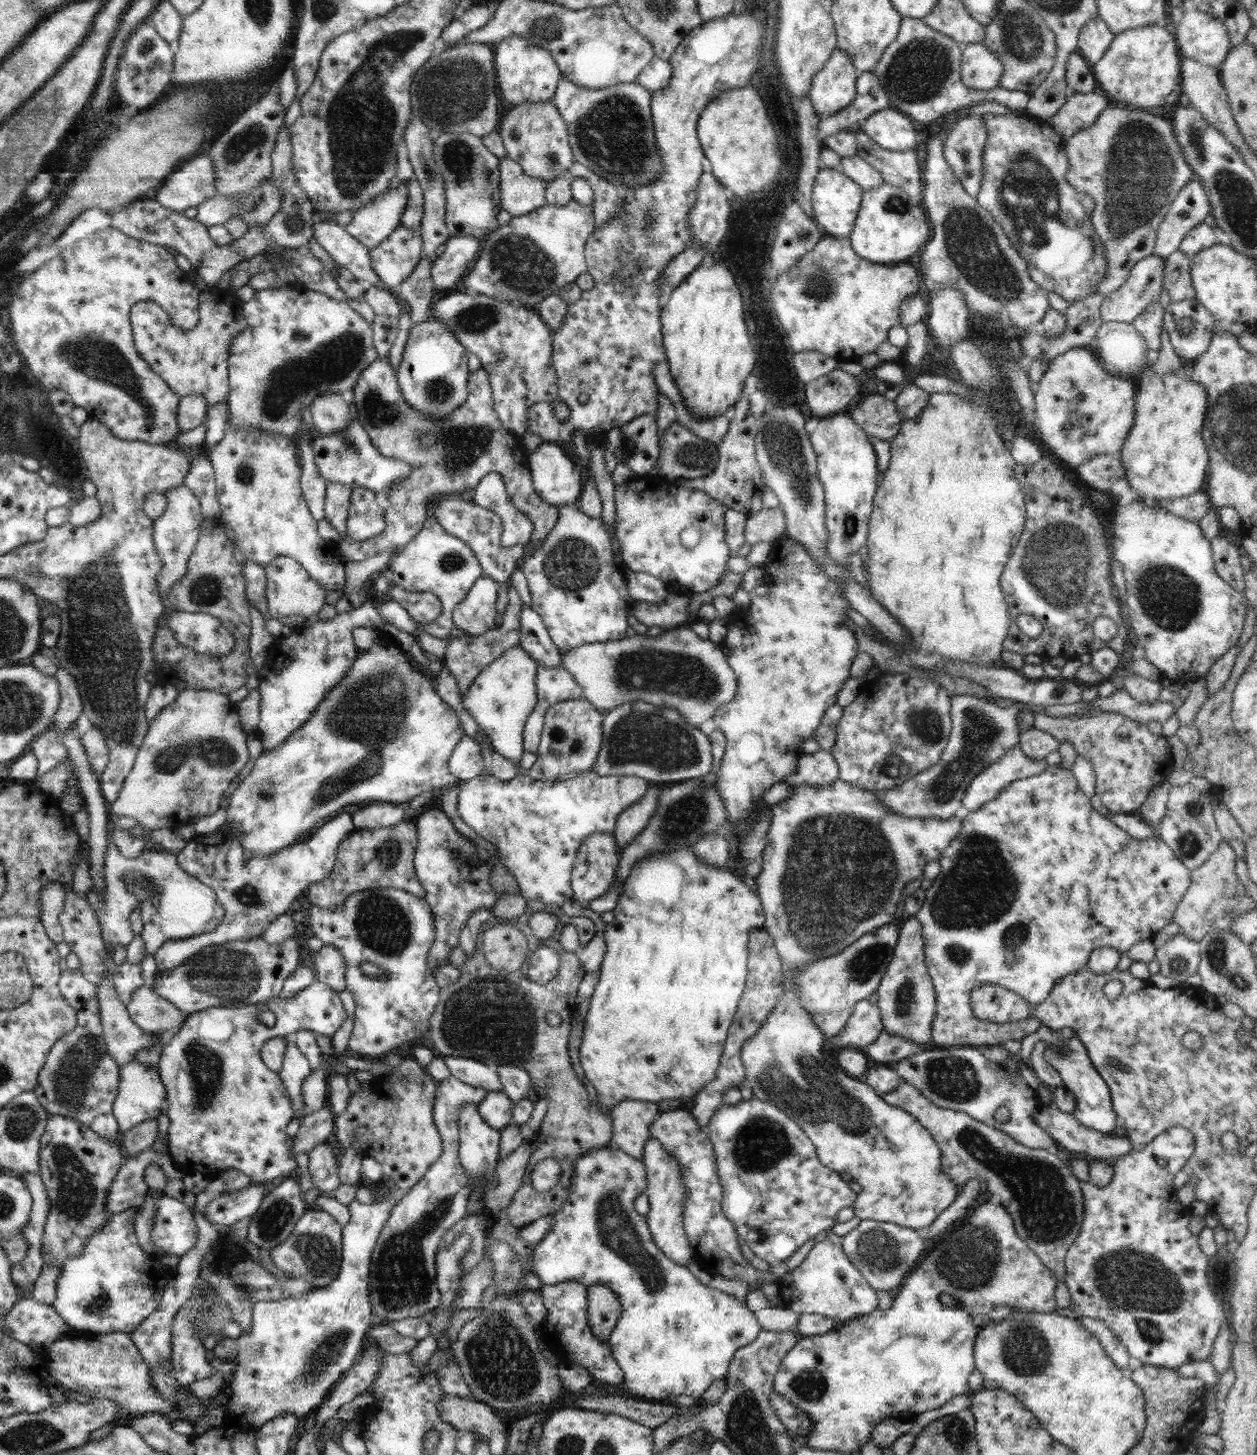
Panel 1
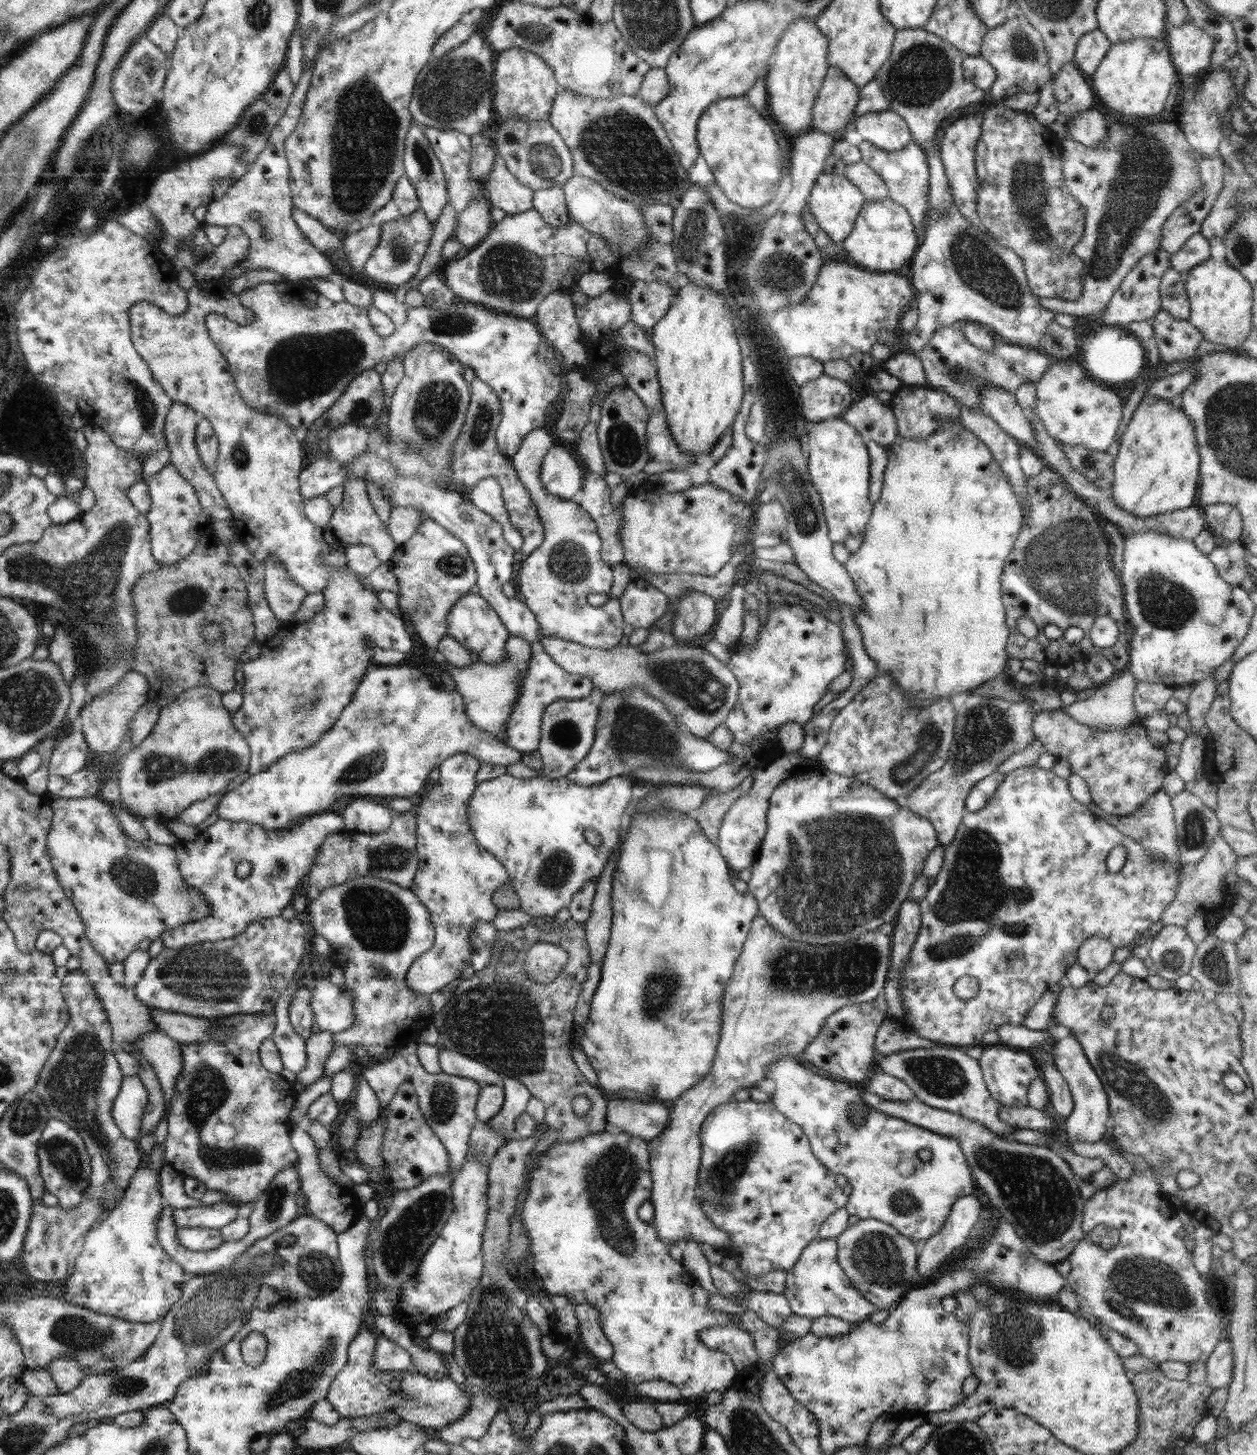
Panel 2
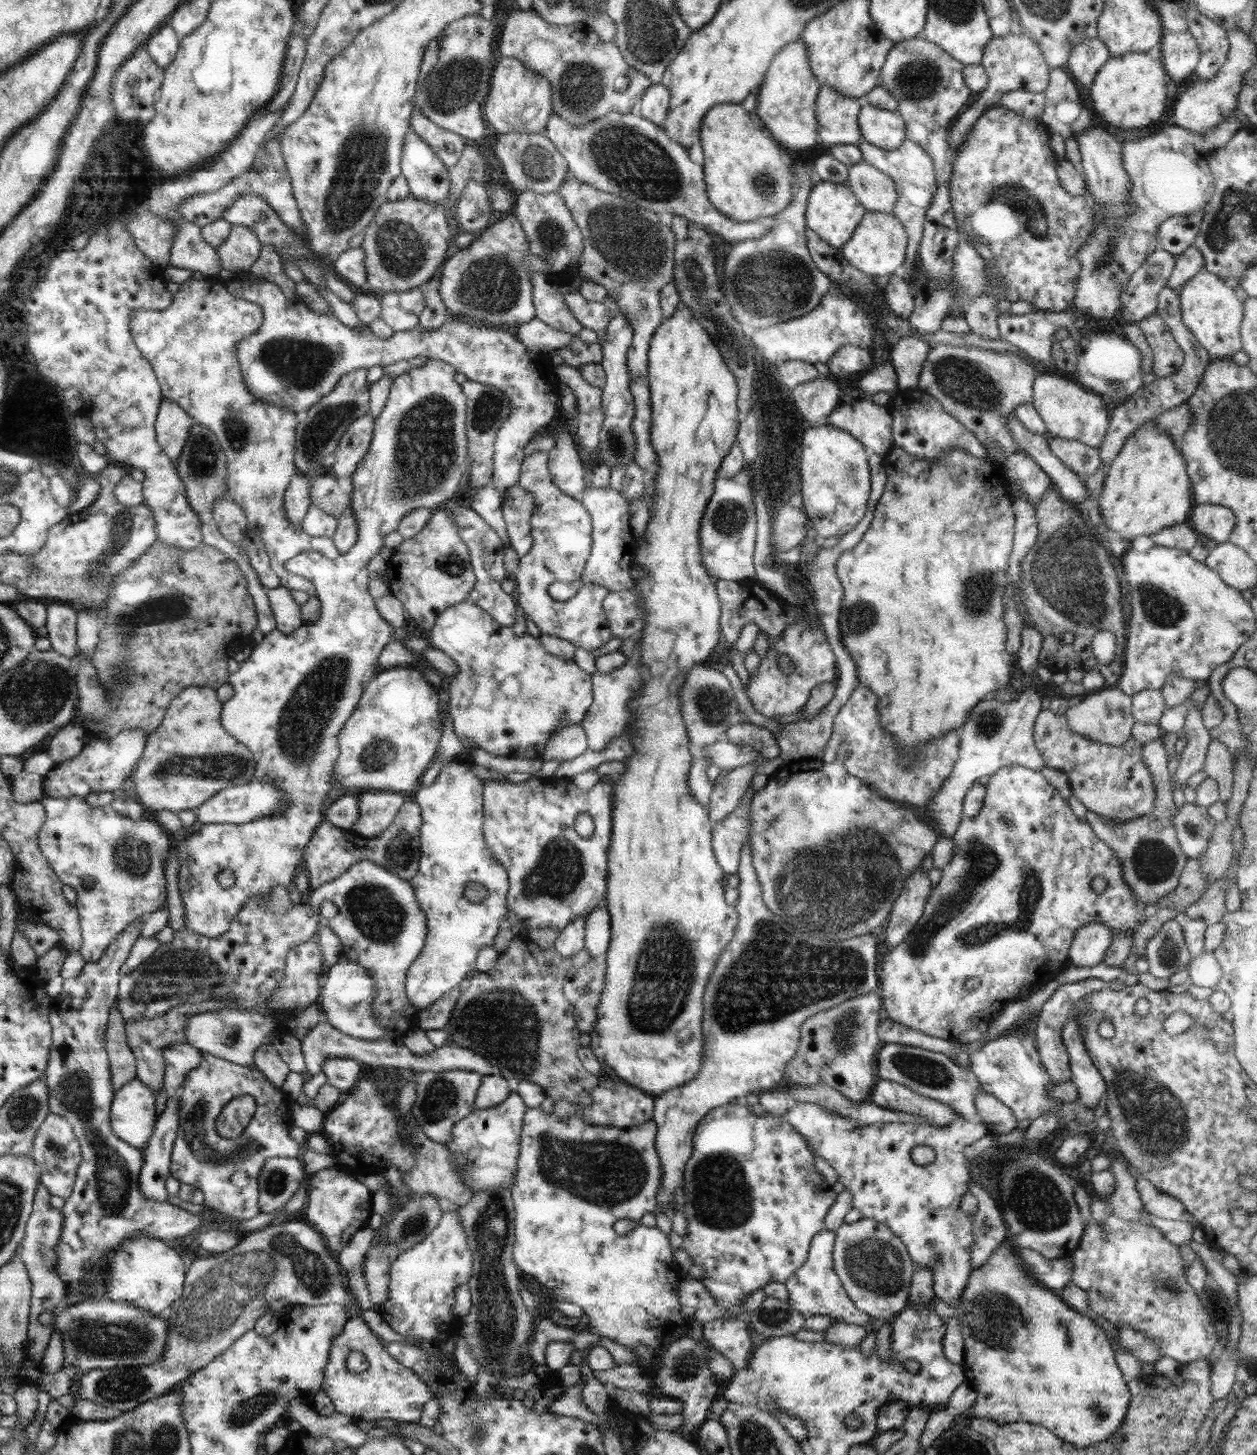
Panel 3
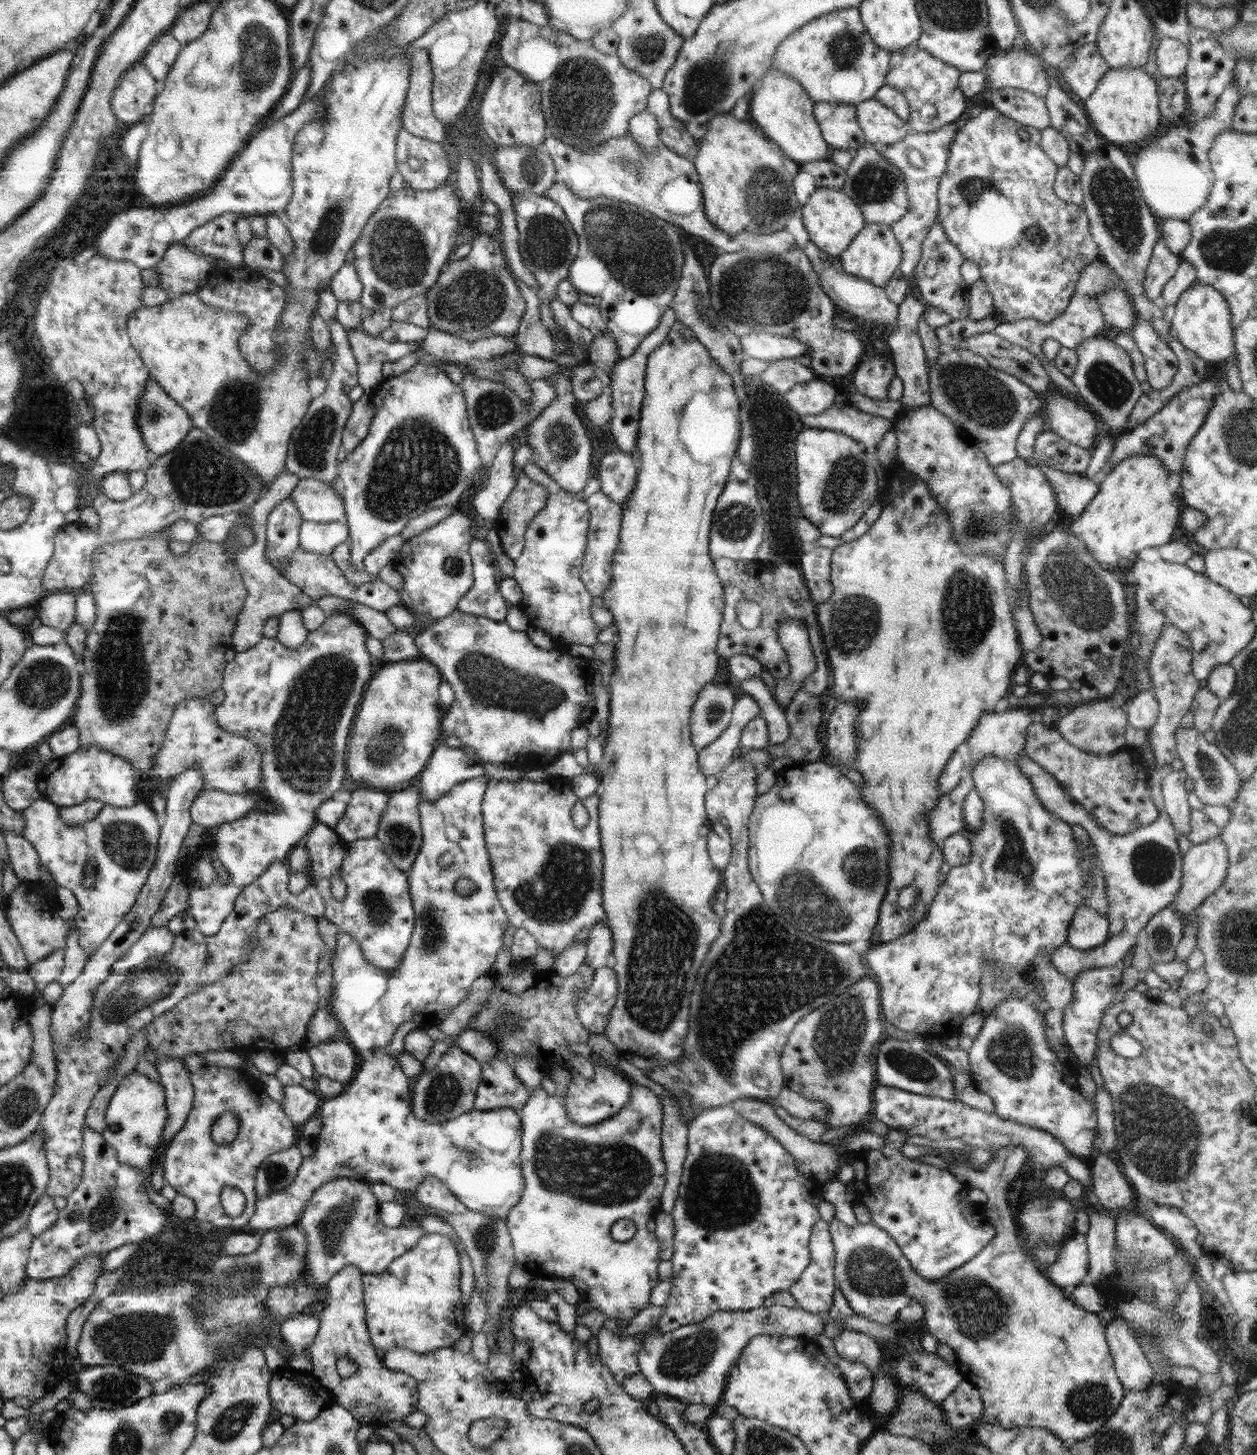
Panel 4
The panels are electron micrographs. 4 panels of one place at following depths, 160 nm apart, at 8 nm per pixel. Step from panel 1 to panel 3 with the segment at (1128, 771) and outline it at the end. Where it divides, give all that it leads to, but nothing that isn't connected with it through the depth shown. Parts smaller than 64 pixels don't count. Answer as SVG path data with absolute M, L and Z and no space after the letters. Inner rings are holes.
M1042 710L1033 727L1033 738L1046 767L1066 773L1071 790L1089 812L1117 822L1152 813L1155 807L1153 778L1142 759L1143 745L1133 736L1120 747L1104 745L1072 731L1065 715Z

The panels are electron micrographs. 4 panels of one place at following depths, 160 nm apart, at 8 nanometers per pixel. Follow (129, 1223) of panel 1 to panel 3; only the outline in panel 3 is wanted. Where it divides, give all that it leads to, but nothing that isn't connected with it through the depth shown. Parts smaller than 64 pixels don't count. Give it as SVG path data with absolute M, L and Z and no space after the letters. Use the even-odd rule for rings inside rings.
M168 1099L166 1108L159 1115L155 1127L143 1151L144 1163L138 1177L138 1188L146 1200L167 1202L165 1188L170 1177L171 1152L179 1127L179 1102ZM138 1233L121 1242L111 1250L111 1254L108 1267L110 1285L103 1296L110 1300L130 1302L132 1306L151 1312L157 1317L165 1316L166 1311L183 1292L187 1268L181 1255L165 1240L156 1239L145 1233Z

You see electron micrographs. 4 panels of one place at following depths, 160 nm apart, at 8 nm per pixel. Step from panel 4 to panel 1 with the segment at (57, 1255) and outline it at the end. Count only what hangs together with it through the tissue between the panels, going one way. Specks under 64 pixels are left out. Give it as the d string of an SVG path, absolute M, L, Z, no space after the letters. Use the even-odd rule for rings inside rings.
M69 969L61 970L61 977L59 978L59 991L60 994L68 1001L69 1005L72 1005L72 1008L76 1011L77 1014L77 1023L76 1026L64 1036L61 1036L51 1048L51 1051L48 1053L45 1065L42 1067L42 1070L39 1072L39 1077L37 1080L37 1085L34 1087L33 1093L37 1096L38 1102L47 1110L47 1112L52 1115L60 1115L60 1116L69 1116L70 1118L75 1118L79 1120L82 1124L91 1128L96 1134L115 1142L116 1144L120 1143L121 1146L121 1135L116 1117L113 1115L113 1104L116 1098L116 1095L119 1091L119 1080L120 1080L120 1069L122 1067L121 1064L117 1063L113 1056L108 1052L108 1045L106 1044L104 1035L103 1035L103 1026L101 1023L101 1014L99 1009L99 998L97 995L97 986L92 984L89 980L84 978L84 975L80 972L79 969ZM252 1183L248 1188L218 1196L205 1208L203 1215L206 1221L232 1227L240 1220L251 1218L262 1204L264 1196L268 1196L270 1192L264 1185Z

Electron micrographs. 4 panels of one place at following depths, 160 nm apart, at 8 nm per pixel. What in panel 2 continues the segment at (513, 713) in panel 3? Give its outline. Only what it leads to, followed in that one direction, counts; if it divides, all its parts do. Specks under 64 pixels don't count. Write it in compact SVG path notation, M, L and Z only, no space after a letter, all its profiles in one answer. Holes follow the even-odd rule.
M474 590L454 603L454 606L448 611L446 622L446 635L455 638L458 644L471 650L478 663L499 664L507 658L505 648L510 634L498 613L490 608L489 602L486 602L486 599L476 594ZM540 641L531 644L531 659L527 671L524 673L520 699L516 700L516 708L512 710L508 722L506 722L505 736L508 736L509 748L514 748L521 754L533 753L538 749L541 736L541 721L548 705L557 700L580 700L588 697L593 690L592 681L578 674L570 674L552 660L552 657L544 650Z

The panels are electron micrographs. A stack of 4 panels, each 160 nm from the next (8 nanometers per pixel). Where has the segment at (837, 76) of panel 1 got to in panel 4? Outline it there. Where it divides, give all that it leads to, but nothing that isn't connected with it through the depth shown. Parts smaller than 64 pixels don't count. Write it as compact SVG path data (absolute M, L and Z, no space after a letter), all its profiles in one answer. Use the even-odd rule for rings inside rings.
M816 102L813 103L813 113L824 140L835 149L854 151L866 142L863 130L857 121L855 105Z

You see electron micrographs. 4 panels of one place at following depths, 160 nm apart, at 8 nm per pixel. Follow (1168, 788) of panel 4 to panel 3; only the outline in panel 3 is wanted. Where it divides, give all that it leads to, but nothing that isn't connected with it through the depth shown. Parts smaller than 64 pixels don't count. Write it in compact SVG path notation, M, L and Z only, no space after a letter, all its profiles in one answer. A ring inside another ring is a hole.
M1192 707L1188 709L1186 719L1184 719L1184 729L1186 735L1186 747L1181 752L1180 766L1174 774L1174 780L1178 784L1187 784L1188 778L1196 774L1204 767L1207 756L1207 749L1212 740L1212 733L1204 727L1202 719L1202 709Z

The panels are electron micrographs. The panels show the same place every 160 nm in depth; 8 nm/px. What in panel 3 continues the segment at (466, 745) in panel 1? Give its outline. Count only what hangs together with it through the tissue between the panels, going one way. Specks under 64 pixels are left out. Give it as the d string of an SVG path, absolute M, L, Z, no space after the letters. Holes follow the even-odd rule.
M469 755L443 765L434 784L421 786L416 802L421 808L420 860L416 874L409 880L416 900L427 916L424 946L405 980L406 996L412 1006L424 1011L444 994L464 985L468 974L474 972L476 957L483 946L493 946L500 927L507 918L508 871L500 864L485 843L482 812L484 812L483 780L471 772Z

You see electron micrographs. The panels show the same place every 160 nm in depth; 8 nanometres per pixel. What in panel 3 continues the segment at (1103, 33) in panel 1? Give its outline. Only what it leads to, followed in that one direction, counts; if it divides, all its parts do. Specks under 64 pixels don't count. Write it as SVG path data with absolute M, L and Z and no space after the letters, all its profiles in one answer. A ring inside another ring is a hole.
M1098 37L1090 38L1072 48L1065 68L1081 90L1088 91L1096 73L1110 57L1108 48Z

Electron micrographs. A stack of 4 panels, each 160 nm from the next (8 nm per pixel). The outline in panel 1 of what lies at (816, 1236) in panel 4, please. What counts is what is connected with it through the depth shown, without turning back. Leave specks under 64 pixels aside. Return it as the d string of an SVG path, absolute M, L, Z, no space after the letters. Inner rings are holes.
M833 1232L820 1237L802 1263L780 1277L780 1305L798 1314L821 1314L844 1324L878 1309L878 1294L849 1261L842 1248L842 1237Z

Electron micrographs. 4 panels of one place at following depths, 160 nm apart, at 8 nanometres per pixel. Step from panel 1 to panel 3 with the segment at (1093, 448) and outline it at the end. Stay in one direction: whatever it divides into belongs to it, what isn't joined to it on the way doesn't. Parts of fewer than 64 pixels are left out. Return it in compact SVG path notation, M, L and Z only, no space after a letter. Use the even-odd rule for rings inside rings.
M1051 373L1038 374L1035 378L1031 405L1043 418L1049 437L1077 440L1096 448L1104 440L1112 408L1101 396L1083 388L1072 375L1066 379Z

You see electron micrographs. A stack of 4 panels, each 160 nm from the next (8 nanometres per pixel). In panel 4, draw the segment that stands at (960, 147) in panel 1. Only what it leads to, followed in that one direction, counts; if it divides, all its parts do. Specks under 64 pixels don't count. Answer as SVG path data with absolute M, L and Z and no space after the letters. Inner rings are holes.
M998 48L988 60L986 78L991 90L1021 88L1045 99L1050 80L1042 68L1041 59L1028 48Z

